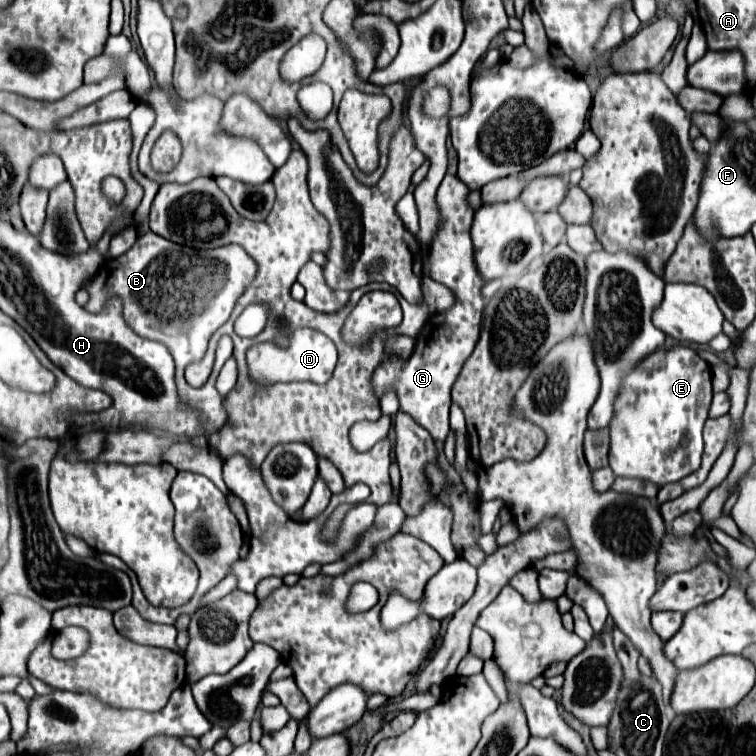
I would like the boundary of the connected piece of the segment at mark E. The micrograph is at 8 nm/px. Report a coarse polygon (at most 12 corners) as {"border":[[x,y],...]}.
{"border":[[677,344],[621,380],[615,476],[701,466],[711,366]]}

